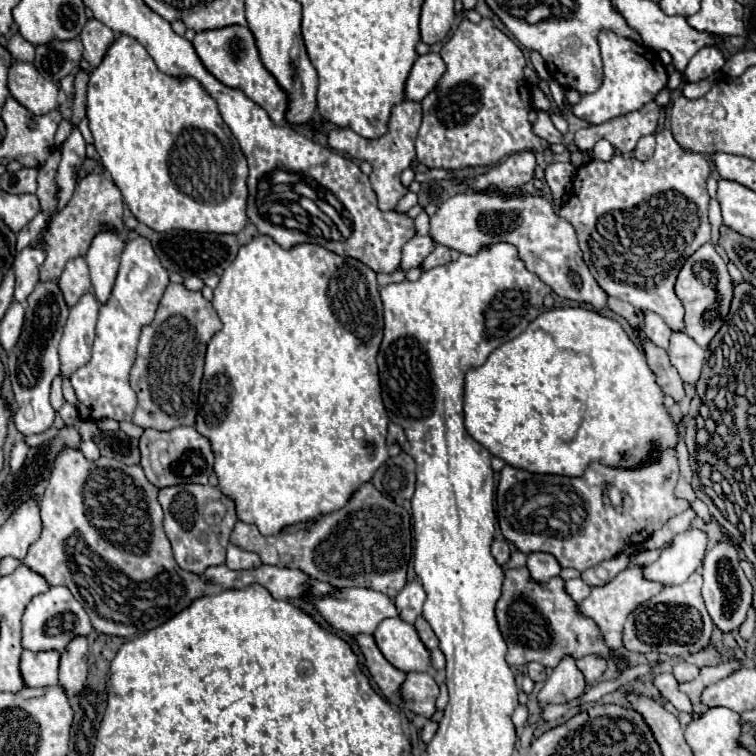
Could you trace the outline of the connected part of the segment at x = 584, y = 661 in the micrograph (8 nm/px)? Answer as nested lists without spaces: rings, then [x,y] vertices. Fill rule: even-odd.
[[[587,654],[587,656],[583,656],[583,658],[577,660],[577,666],[579,666],[579,670],[585,674],[587,684],[593,684],[593,682],[599,680],[601,674],[605,672],[605,668],[607,668],[607,658],[605,658],[605,656]]]

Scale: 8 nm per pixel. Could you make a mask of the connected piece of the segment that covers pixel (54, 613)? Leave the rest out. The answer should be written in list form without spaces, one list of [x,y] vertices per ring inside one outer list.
[[[51,586],[47,592],[35,596],[27,604],[21,624],[21,644],[25,650],[33,650],[33,652],[45,652],[45,650],[63,652],[63,648],[75,636],[89,636],[91,630],[93,628],[89,616],[85,614],[83,606],[71,596],[71,592],[65,586]]]

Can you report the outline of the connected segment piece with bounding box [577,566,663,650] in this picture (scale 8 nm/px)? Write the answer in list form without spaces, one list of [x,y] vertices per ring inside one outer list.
[[[629,566],[627,570],[623,570],[621,574],[617,574],[611,582],[607,582],[605,586],[593,588],[591,594],[587,596],[587,600],[579,602],[577,608],[579,608],[579,612],[581,612],[583,616],[595,620],[595,624],[597,624],[599,630],[601,630],[603,642],[605,642],[611,650],[617,650],[617,648],[623,646],[623,624],[625,624],[627,616],[629,616],[639,604],[643,604],[643,602],[649,600],[651,596],[659,594],[661,590],[663,590],[663,584],[643,580],[639,566]]]

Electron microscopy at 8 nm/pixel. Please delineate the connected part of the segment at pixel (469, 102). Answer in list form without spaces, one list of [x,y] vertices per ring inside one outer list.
[[[461,20],[441,48],[447,66],[437,86],[421,100],[423,122],[415,140],[417,160],[427,168],[493,166],[503,156],[521,150],[545,150],[549,144],[533,134],[527,114],[531,92],[523,76],[525,56],[491,20],[479,24]]]

